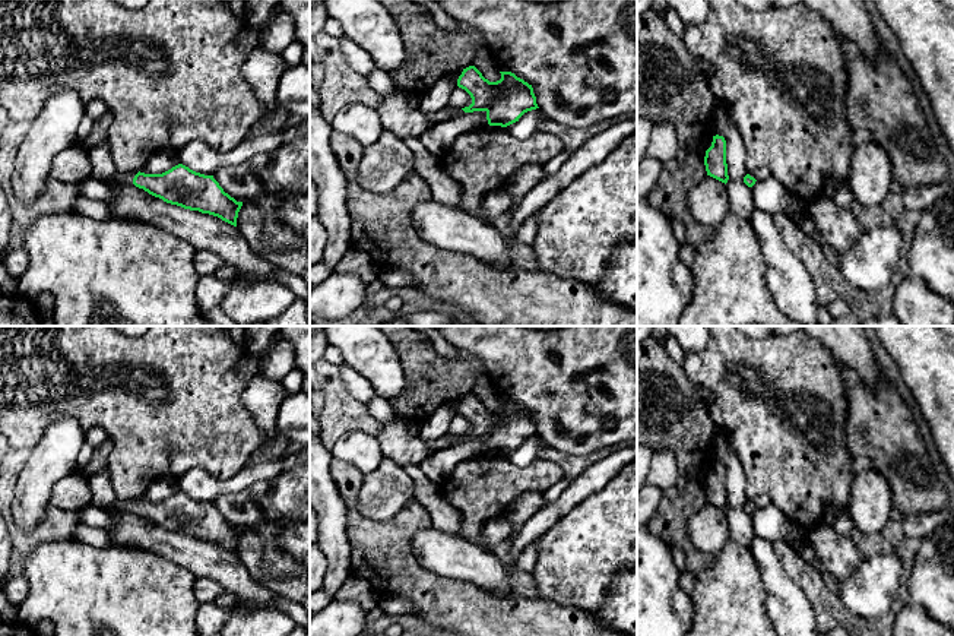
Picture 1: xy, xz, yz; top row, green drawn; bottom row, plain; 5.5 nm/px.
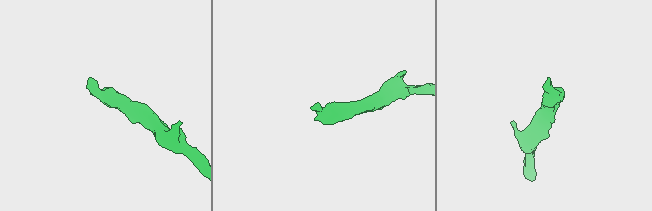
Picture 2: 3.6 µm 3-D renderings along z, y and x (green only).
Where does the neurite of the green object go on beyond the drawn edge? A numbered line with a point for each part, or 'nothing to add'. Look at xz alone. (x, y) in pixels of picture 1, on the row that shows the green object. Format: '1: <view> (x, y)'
1: xz (398, 114)

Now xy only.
1: xy (119, 177)

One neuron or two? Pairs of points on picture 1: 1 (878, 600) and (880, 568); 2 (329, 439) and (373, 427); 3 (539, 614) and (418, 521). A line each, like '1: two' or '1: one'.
1: one
2: one
3: one

